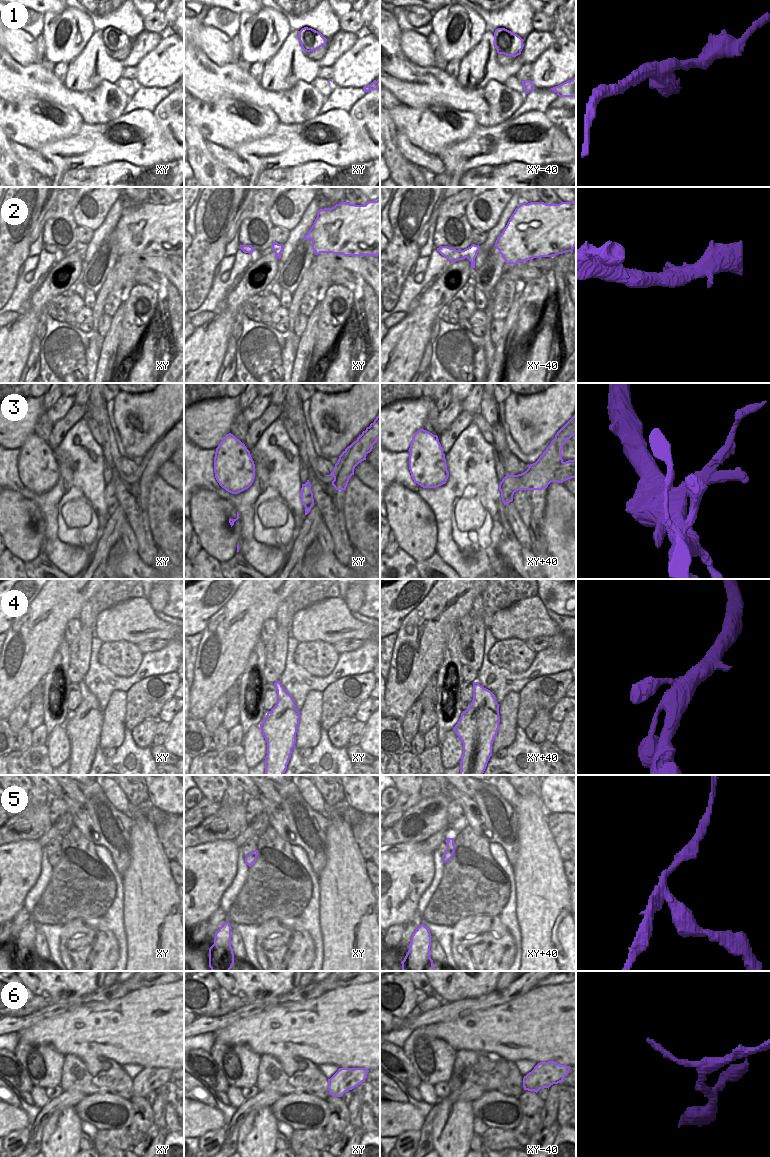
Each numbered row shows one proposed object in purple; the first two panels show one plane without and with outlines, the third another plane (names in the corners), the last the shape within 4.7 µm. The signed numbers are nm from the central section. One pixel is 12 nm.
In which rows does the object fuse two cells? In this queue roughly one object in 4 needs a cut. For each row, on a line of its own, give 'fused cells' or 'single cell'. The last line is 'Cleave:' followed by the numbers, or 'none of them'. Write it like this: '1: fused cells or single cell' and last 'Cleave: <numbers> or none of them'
1: single cell
2: single cell
3: fused cells
4: single cell
5: fused cells
6: fused cells
Cleave: 3, 5, 6

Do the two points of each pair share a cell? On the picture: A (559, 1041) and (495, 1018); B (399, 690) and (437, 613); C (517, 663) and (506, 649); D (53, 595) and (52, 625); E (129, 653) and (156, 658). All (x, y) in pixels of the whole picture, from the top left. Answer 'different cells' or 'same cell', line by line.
A: same cell
B: same cell
C: same cell
D: same cell
E: different cells

